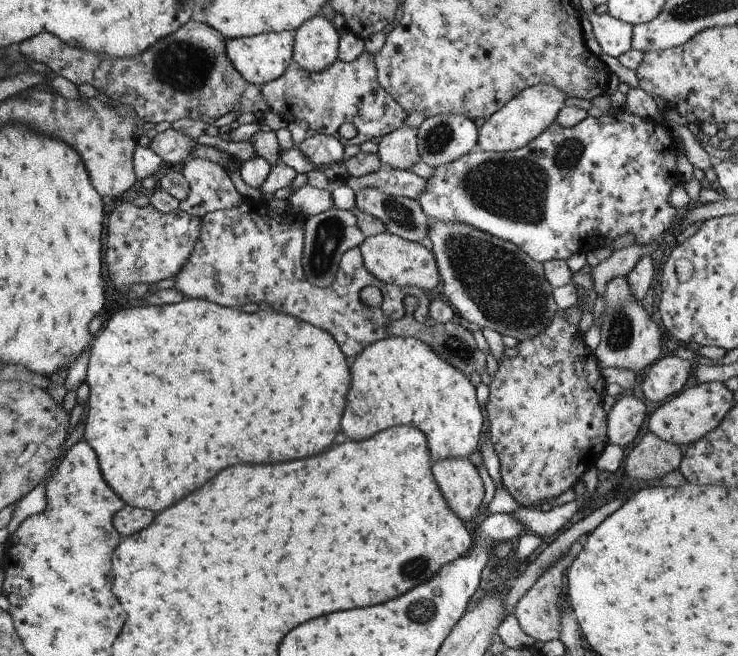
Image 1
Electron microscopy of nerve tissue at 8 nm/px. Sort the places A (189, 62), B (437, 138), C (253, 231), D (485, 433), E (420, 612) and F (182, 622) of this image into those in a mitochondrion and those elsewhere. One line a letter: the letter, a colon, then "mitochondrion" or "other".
A: mitochondrion
B: mitochondrion
C: other
D: other
E: mitochondrion
F: other

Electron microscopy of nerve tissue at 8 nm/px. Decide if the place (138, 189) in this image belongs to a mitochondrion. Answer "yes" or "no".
no

